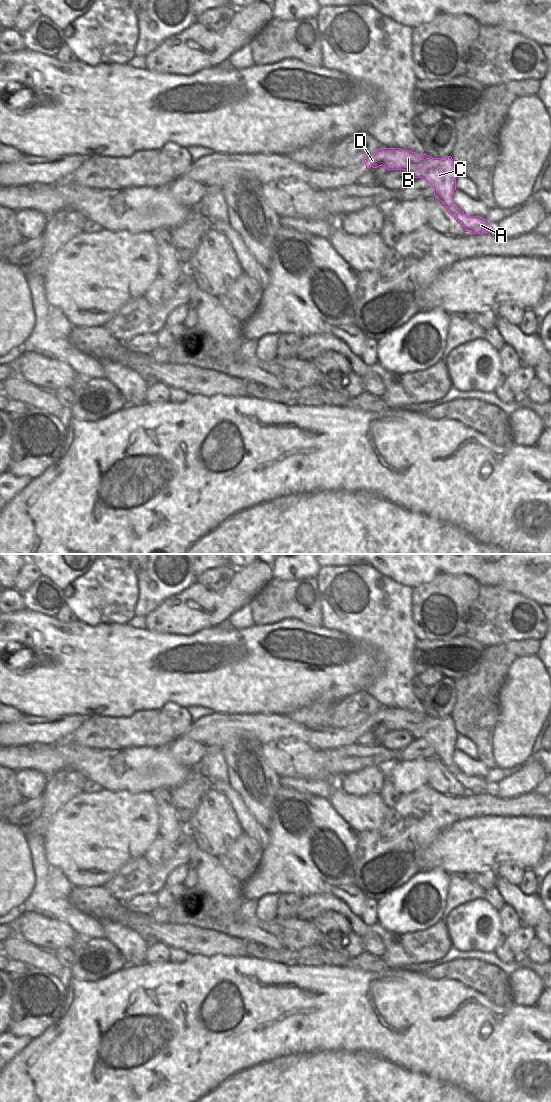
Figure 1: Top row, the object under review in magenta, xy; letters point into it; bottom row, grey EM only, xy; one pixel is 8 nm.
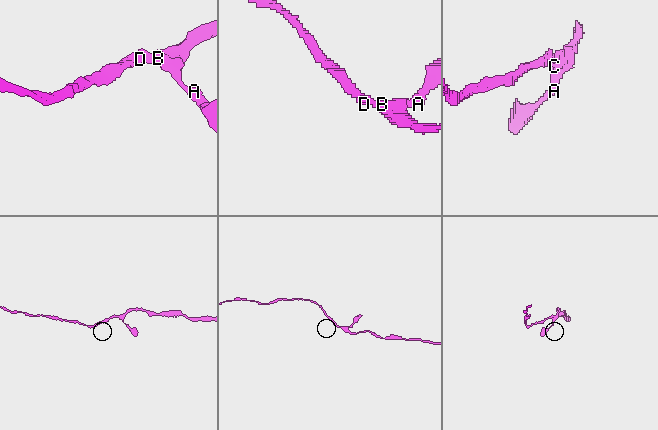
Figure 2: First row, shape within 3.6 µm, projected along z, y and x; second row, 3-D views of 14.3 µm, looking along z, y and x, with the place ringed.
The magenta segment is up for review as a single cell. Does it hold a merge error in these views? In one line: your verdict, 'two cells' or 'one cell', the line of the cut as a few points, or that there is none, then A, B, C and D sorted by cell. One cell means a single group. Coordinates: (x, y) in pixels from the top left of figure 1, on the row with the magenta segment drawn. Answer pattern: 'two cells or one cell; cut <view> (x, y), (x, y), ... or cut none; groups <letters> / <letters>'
one cell; cut none; groups A B C D

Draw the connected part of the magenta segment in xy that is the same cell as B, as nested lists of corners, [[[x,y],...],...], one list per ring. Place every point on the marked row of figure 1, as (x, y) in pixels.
[[[379,148],[364,161],[366,169],[383,166],[387,170],[405,170],[413,178],[423,178],[429,182],[435,197],[448,212],[471,234],[491,232],[491,226],[484,218],[467,216],[453,201],[458,175],[451,156],[433,158],[401,148]]]

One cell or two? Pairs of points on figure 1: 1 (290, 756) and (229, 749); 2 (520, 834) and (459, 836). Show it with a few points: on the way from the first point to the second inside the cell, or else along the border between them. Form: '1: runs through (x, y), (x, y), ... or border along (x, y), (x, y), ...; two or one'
1: border along (261, 744), (263, 758), (276, 773); two
2: runs through (505, 836), (474, 836); one

